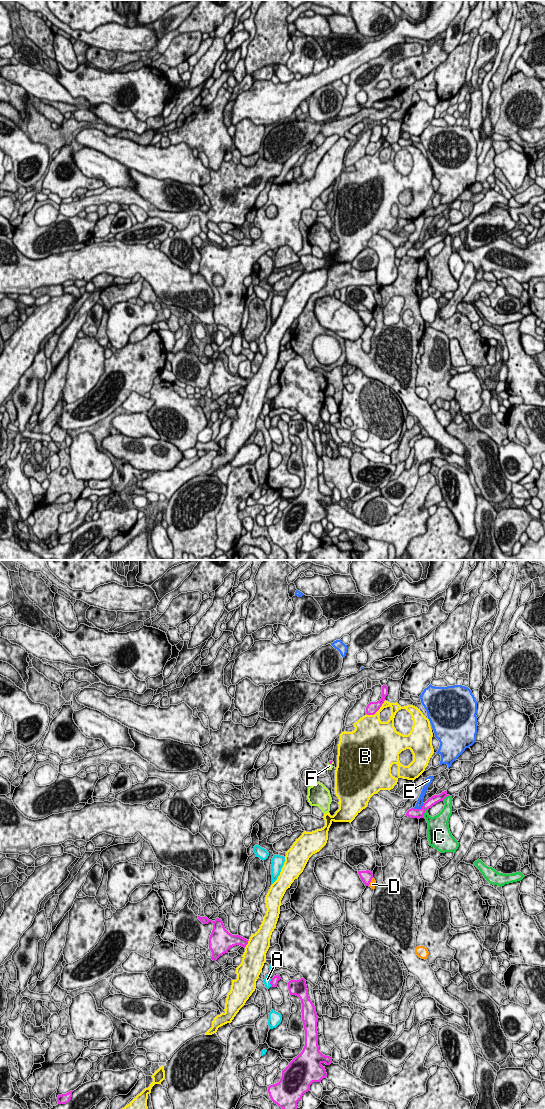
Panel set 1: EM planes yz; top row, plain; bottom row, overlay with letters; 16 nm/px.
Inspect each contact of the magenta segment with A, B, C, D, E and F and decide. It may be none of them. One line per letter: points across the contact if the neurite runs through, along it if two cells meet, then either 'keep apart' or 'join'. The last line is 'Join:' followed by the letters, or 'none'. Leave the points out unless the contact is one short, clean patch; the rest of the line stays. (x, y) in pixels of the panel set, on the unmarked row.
A: keep apart
B: keep apart
C: keep apart
D: keep apart
E: keep apart
F: across yz (330, 202), (330, 203), (329, 206) | join
Join: F

